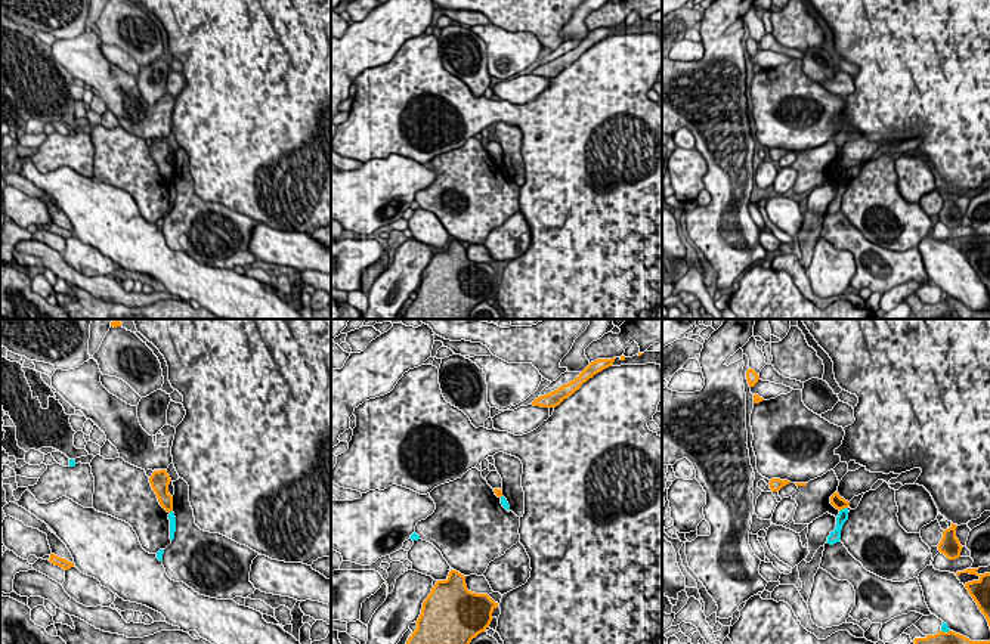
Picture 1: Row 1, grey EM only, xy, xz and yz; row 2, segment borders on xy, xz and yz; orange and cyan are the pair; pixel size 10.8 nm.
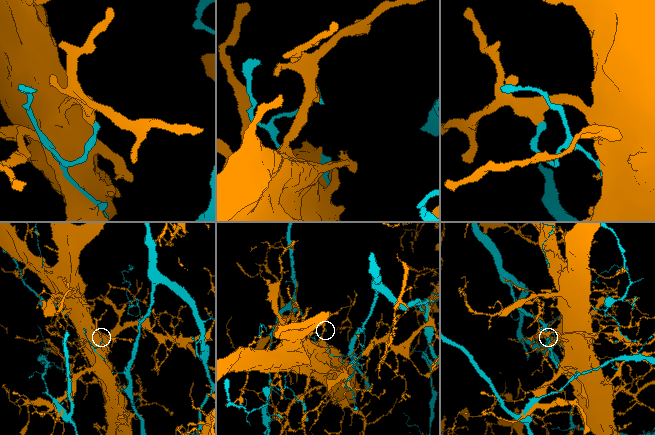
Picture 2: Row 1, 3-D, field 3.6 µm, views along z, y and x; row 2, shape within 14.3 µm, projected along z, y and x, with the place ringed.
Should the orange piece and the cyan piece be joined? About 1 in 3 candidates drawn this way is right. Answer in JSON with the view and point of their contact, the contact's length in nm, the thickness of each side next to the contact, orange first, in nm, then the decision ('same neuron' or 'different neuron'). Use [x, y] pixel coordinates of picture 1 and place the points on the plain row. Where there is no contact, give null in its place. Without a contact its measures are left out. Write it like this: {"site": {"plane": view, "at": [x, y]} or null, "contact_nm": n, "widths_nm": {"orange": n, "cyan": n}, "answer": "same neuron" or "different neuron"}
{"site": {"plane": "yz", "at": [842, 177]}, "contact_nm": 110, "widths_nm": {"orange": 140, "cyan": 120}, "answer": "different neuron"}

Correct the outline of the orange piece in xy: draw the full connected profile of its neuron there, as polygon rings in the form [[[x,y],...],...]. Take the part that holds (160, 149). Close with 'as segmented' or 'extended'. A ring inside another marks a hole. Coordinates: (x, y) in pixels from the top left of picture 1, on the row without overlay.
[[[165,139],[154,140],[149,146],[152,160],[155,161],[160,174],[167,180],[173,180],[173,165],[168,162],[171,148]]] | as segmented

